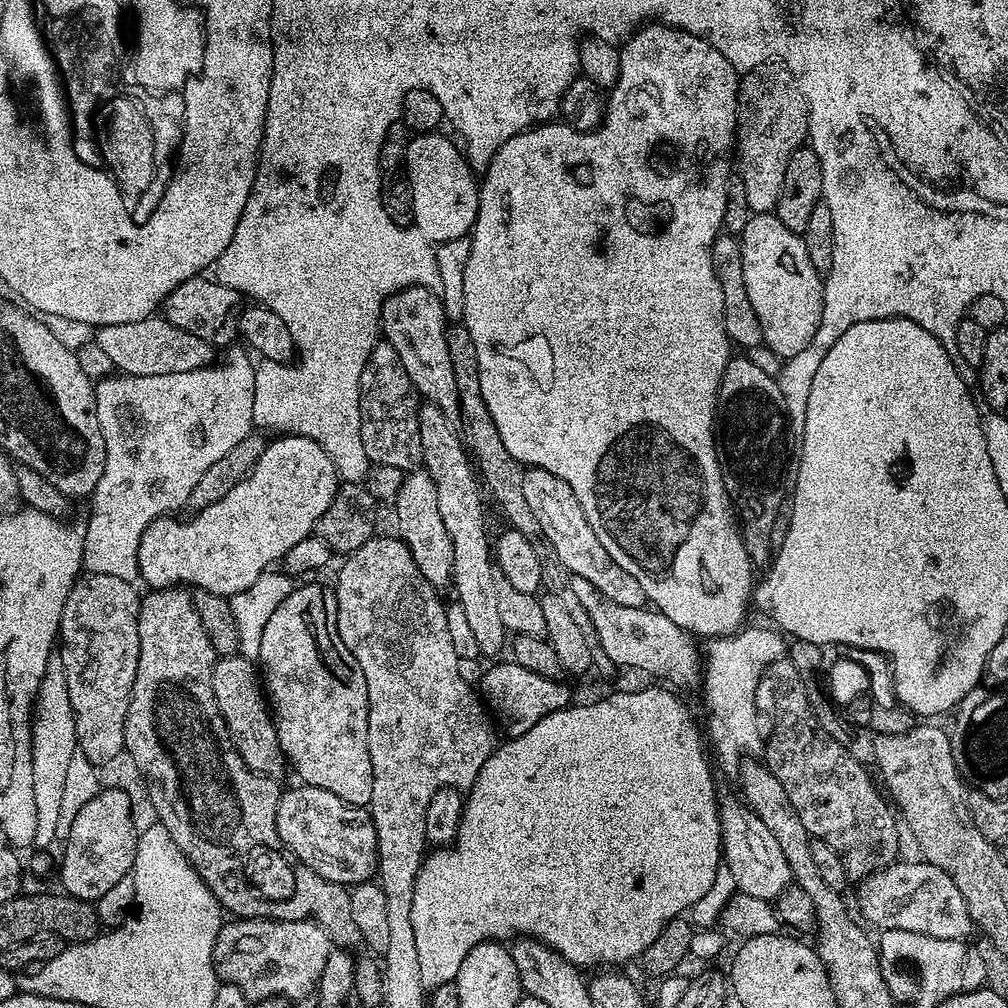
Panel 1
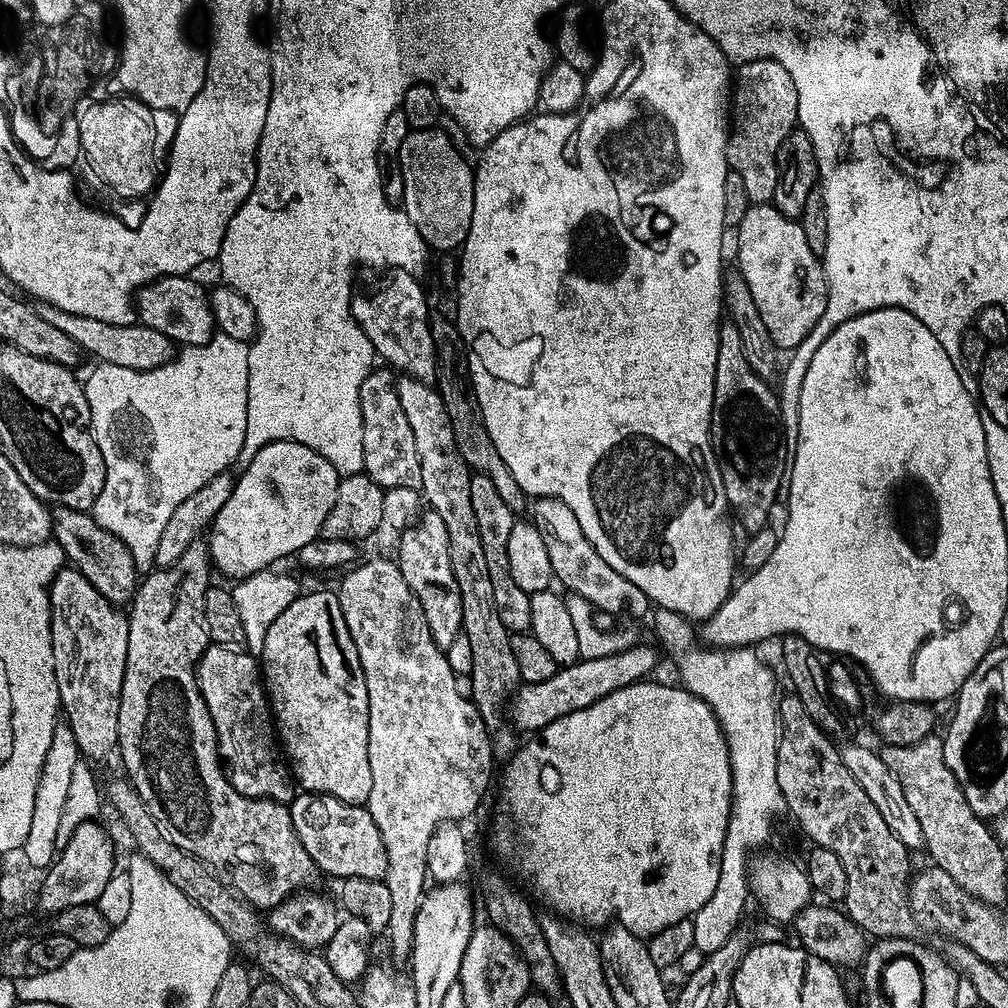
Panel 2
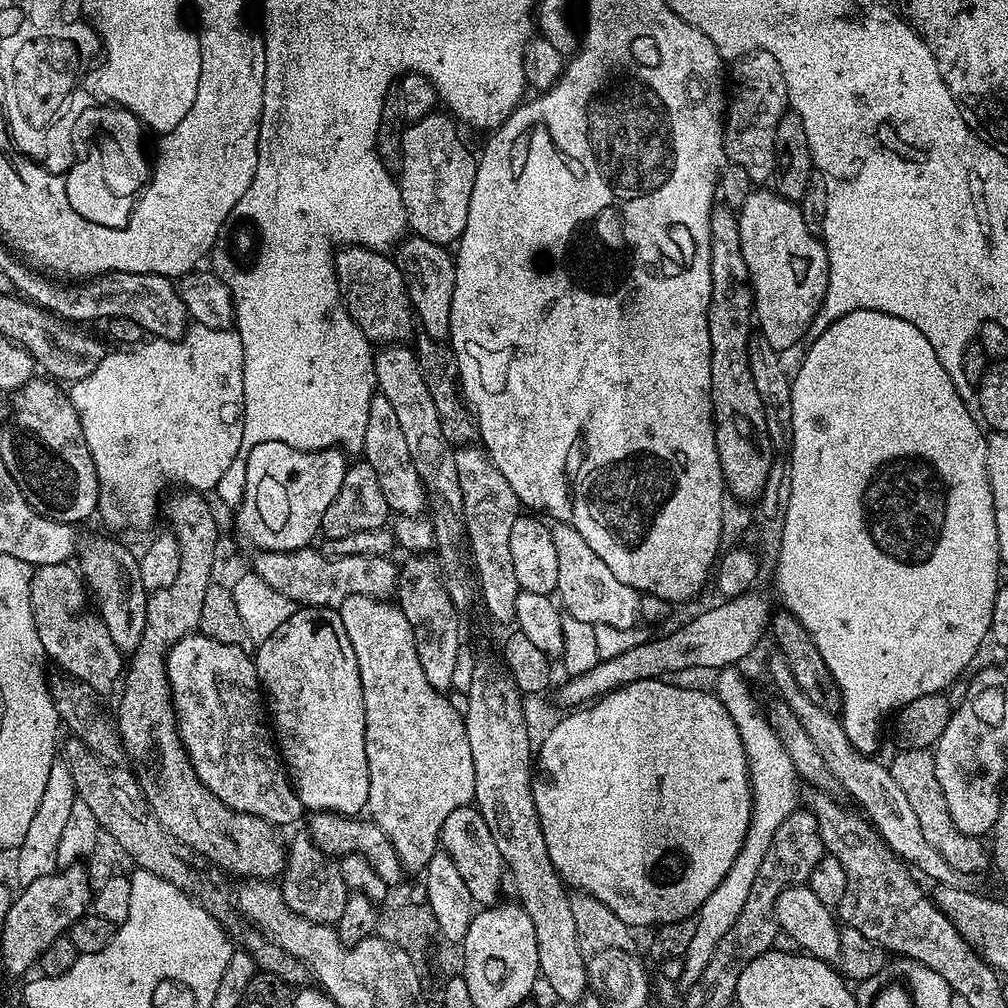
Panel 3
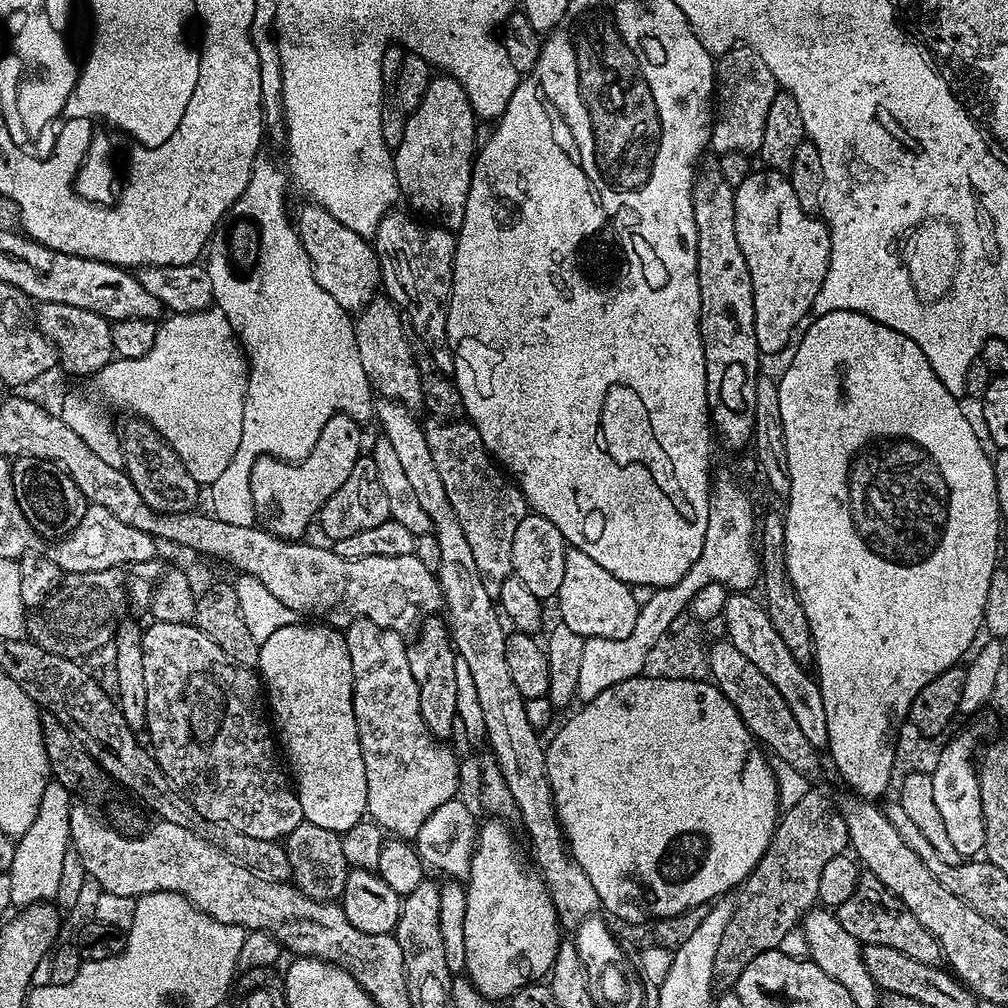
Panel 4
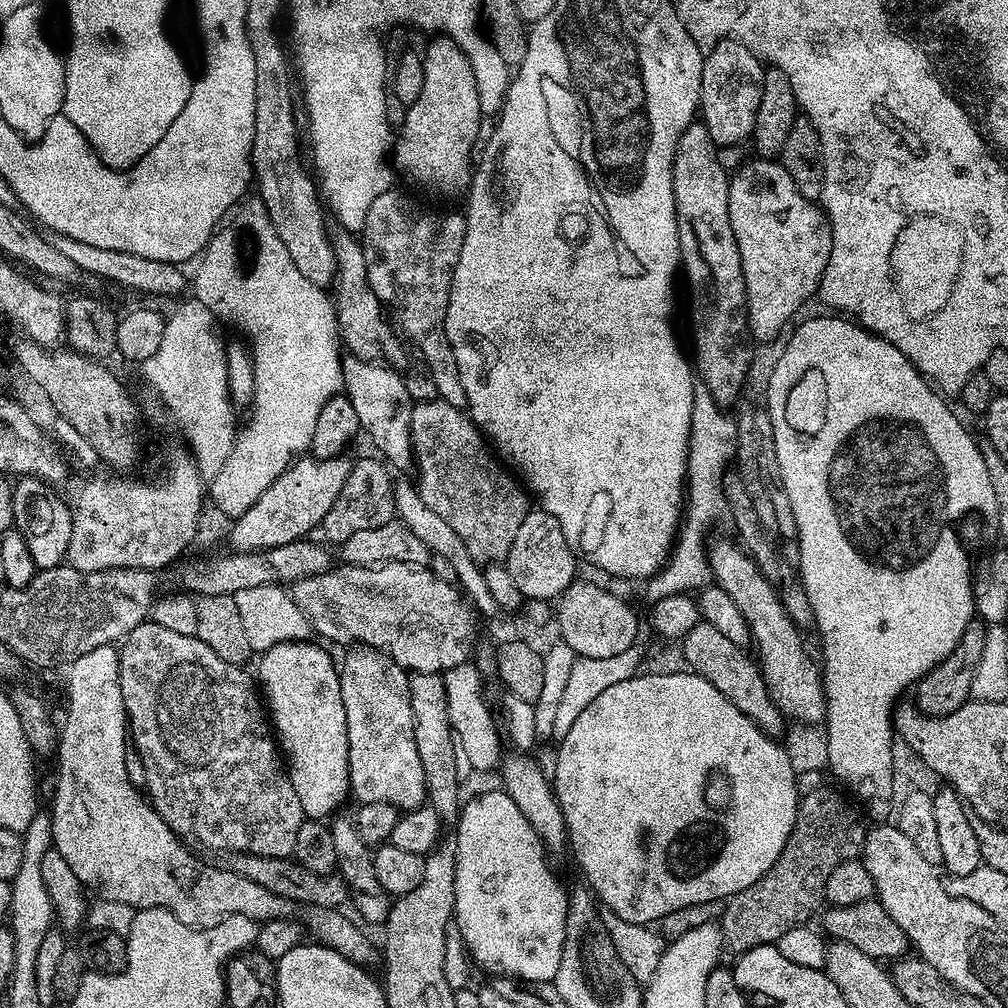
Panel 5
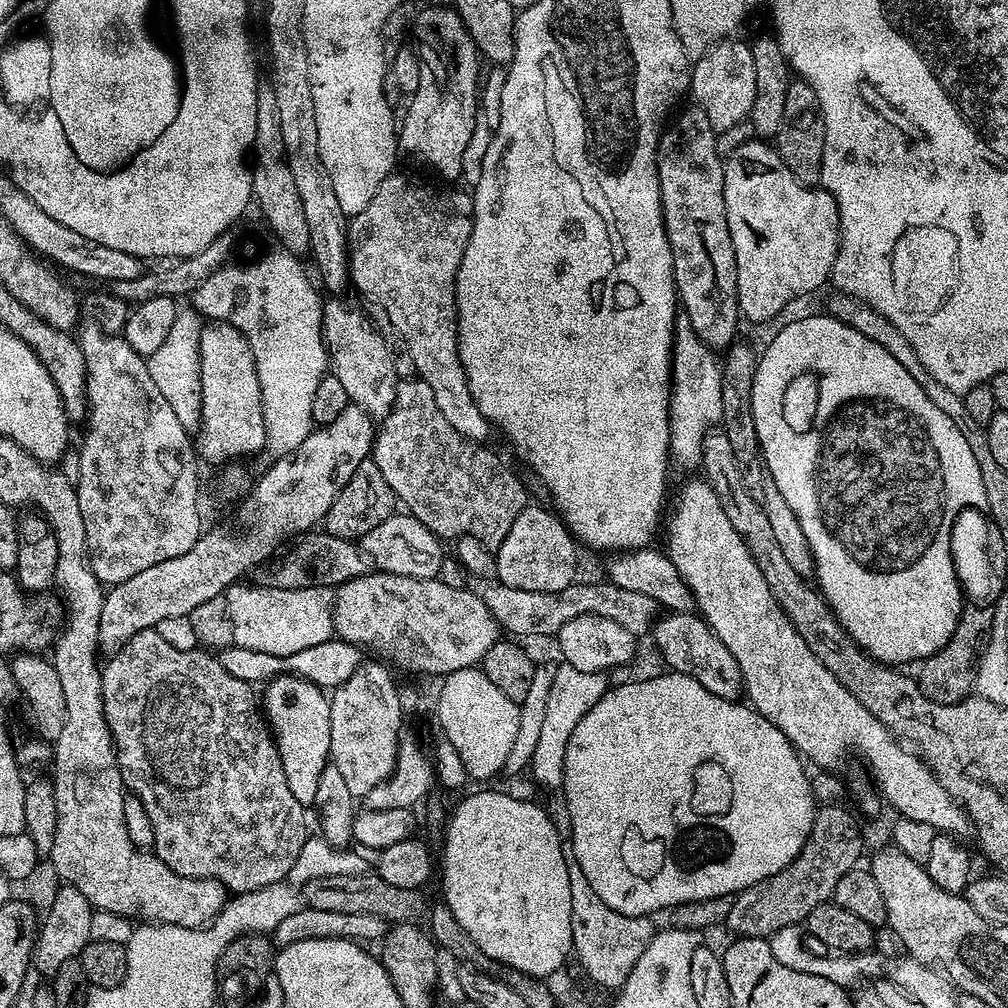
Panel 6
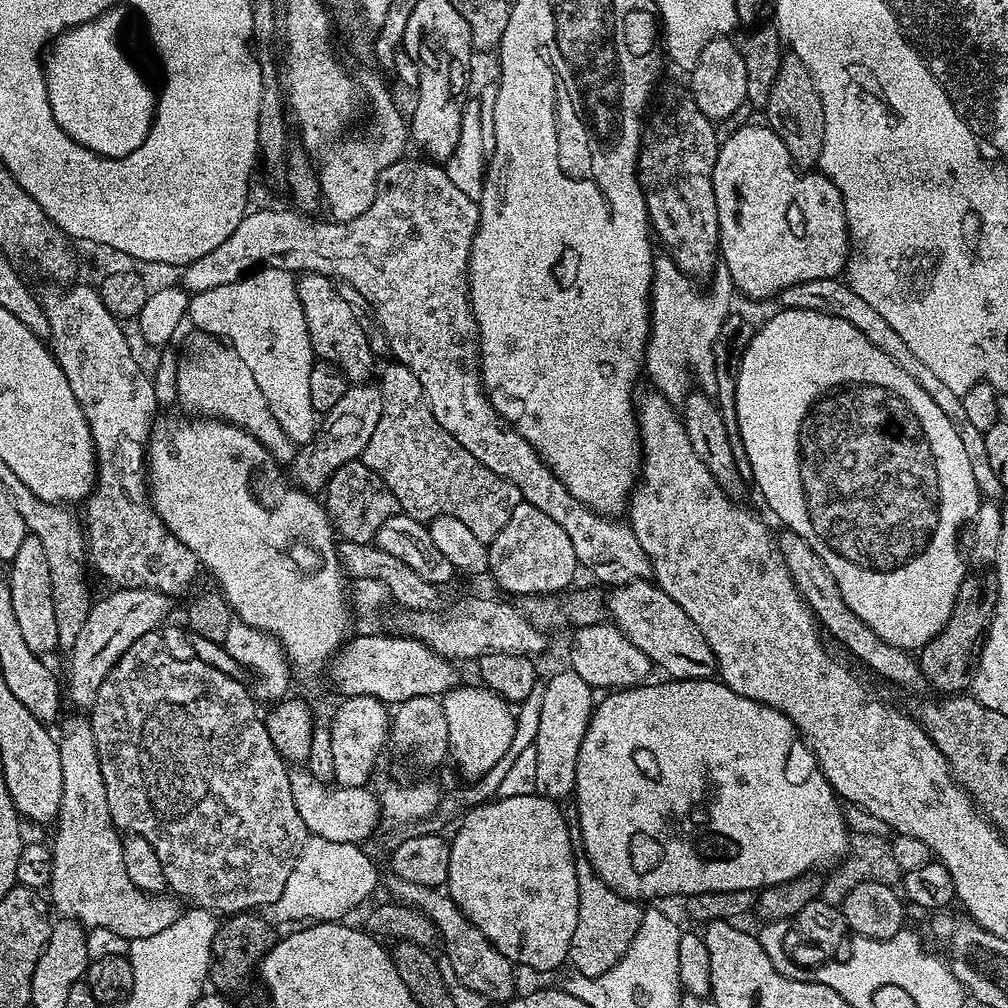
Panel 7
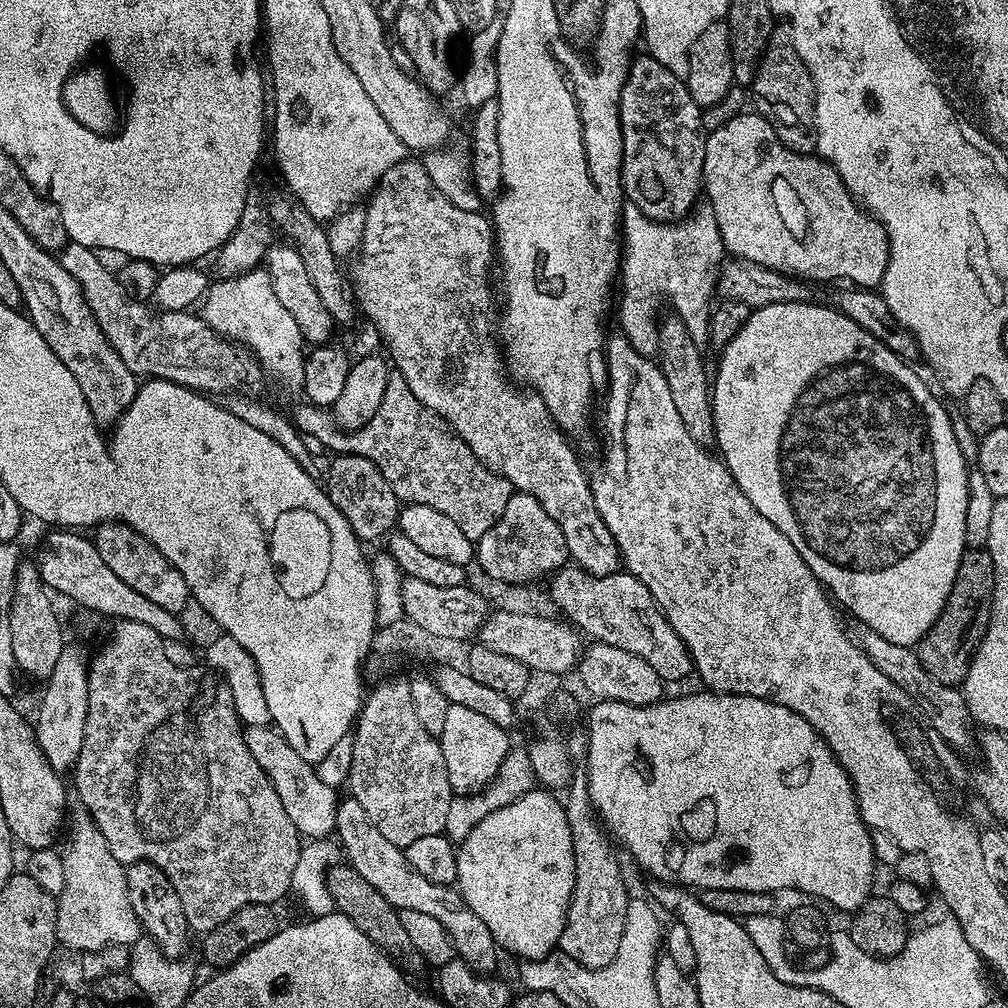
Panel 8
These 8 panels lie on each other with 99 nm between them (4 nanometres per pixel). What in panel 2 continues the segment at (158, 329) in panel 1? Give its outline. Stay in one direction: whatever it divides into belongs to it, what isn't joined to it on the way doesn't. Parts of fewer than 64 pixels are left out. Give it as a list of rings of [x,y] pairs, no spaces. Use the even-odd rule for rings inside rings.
[[[37,301],[34,307],[40,318],[73,338],[83,353],[92,354],[96,357],[94,359],[101,363],[129,367],[132,370],[148,370],[164,365],[174,355],[174,345],[171,340],[158,330],[152,330],[139,322],[130,326],[110,325],[102,319],[67,314],[64,310],[58,310],[57,307],[40,301]]]

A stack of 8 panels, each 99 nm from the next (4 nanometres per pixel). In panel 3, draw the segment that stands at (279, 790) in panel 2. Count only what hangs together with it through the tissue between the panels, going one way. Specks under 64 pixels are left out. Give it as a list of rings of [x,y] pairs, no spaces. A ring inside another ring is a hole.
[[[203,634],[187,636],[172,645],[166,663],[172,704],[176,708],[176,727],[180,730],[180,740],[192,761],[192,769],[227,808],[257,816],[273,826],[292,824],[300,815],[305,815],[306,809],[298,798],[274,739],[255,659],[244,651],[243,647],[223,644]]]

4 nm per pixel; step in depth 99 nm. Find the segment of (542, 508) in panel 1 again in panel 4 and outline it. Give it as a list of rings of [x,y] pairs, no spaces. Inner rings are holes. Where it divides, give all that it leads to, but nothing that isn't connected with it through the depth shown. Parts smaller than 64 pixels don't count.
[[[569,547],[566,554],[566,571],[562,574],[562,586],[558,593],[560,600],[559,619],[574,634],[582,637],[622,639],[634,630],[638,622],[640,605],[634,602],[631,587],[623,584],[610,570],[602,570],[590,554]]]

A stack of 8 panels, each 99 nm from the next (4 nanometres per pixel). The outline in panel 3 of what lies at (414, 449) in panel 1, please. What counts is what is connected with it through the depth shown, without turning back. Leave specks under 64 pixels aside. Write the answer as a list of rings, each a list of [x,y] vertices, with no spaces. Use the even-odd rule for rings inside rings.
[[[379,394],[373,396],[370,402],[370,419],[366,421],[362,456],[370,466],[374,466],[374,474],[378,474],[378,483],[382,486],[382,495],[386,497],[393,513],[418,516],[425,511],[423,508],[426,489],[420,481],[418,470],[414,470],[414,462],[410,458],[410,449],[406,447],[398,414],[394,414],[394,406],[390,406],[390,402],[386,402],[386,398]]]

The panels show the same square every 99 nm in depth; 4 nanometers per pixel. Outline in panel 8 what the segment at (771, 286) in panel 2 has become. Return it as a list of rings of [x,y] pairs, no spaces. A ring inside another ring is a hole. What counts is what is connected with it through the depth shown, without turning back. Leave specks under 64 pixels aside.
[[[749,110],[745,116],[732,116],[725,124],[720,124],[711,133],[707,133],[704,141],[704,187],[703,195],[708,196],[707,203],[710,205],[714,218],[718,222],[718,230],[722,234],[724,251],[729,257],[749,260],[755,264],[761,264],[764,268],[772,268],[776,272],[783,273],[787,277],[799,278],[804,282],[810,280],[848,280],[849,285],[858,288],[879,289],[882,278],[886,274],[886,266],[890,258],[890,246],[888,245],[888,235],[881,224],[864,211],[855,198],[846,190],[842,178],[826,161],[820,159],[815,154],[801,154],[792,152],[786,145],[778,139],[776,131],[770,126],[770,122],[764,116]]]

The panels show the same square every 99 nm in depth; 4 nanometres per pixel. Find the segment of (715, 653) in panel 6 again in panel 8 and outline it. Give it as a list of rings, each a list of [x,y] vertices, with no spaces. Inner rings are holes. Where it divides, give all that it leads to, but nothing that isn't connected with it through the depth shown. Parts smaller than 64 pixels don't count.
[[[565,566],[551,577],[550,583],[553,602],[565,612],[567,623],[579,629],[585,637],[592,636],[588,638],[638,654],[638,658],[643,658],[666,682],[693,675],[692,655],[686,650],[682,638],[674,634],[670,622],[638,577],[631,576],[627,570],[592,576],[581,568]]]

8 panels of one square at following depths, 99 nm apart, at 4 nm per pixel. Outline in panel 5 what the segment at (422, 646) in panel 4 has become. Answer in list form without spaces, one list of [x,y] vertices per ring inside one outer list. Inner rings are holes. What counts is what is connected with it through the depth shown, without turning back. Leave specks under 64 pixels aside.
[[[414,672],[408,677],[410,690],[410,706],[412,707],[412,721],[414,722],[414,746],[418,746],[418,758],[422,758],[422,774],[424,775],[424,790],[427,803],[440,815],[440,823],[444,826],[455,825],[462,807],[460,784],[456,779],[460,772],[456,769],[458,757],[455,754],[456,741],[450,726],[450,710],[446,710],[446,686],[443,675],[435,672]]]

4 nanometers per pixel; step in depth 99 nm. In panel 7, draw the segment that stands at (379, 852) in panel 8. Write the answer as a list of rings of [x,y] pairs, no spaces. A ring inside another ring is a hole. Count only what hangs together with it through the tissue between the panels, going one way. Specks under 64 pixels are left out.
[[[396,880],[394,886],[396,886],[395,899],[399,903],[418,909],[436,924],[436,931],[442,944],[444,940],[444,952],[448,955],[447,967],[454,970],[454,974],[460,979],[462,986],[482,994],[485,1001],[488,1002],[492,1002],[492,1000],[503,1002],[511,1000],[513,996],[517,995],[516,976],[512,973],[513,961],[507,960],[488,941],[486,934],[482,934],[482,930],[478,930],[478,926],[474,926],[474,922],[470,922],[470,918],[466,918],[466,914],[462,914],[462,910],[453,902],[447,891],[430,886],[414,886],[414,882],[405,880]]]

